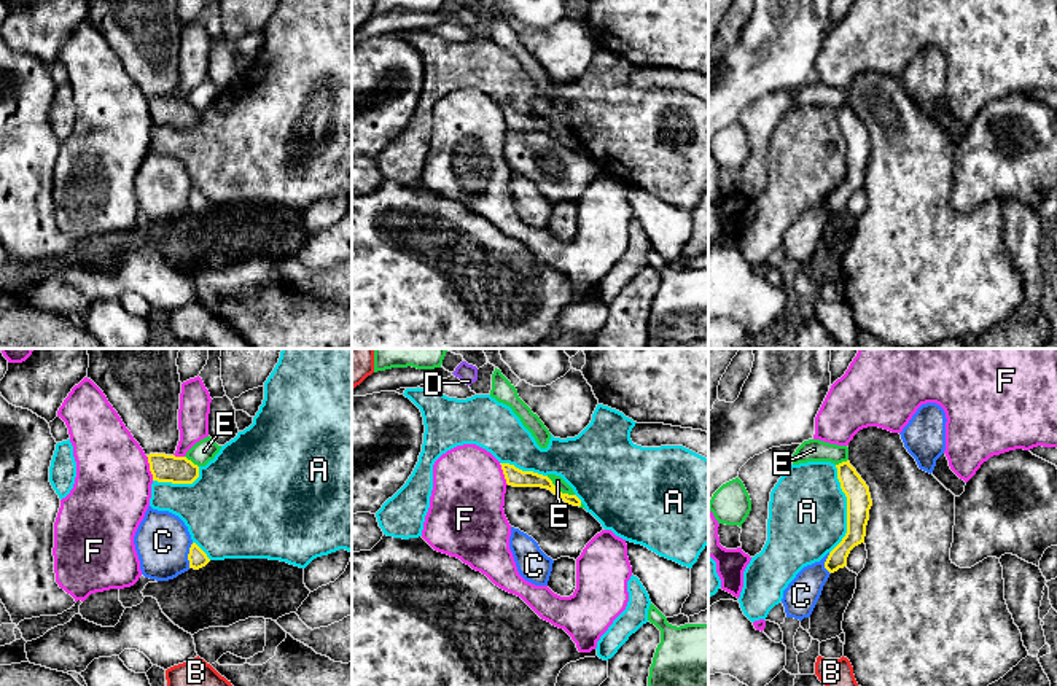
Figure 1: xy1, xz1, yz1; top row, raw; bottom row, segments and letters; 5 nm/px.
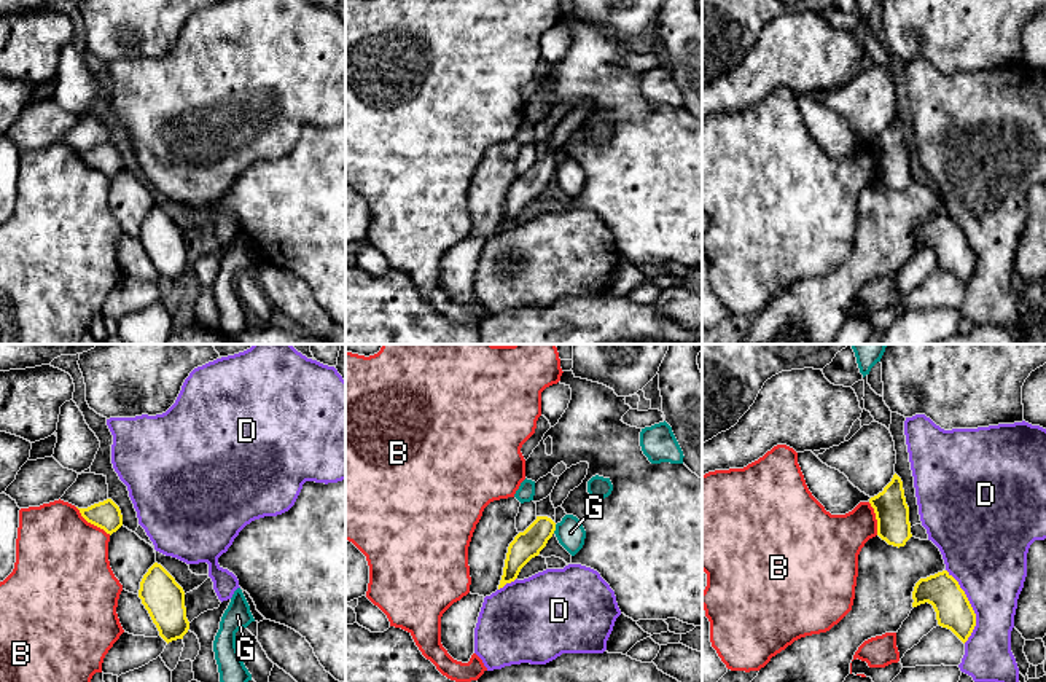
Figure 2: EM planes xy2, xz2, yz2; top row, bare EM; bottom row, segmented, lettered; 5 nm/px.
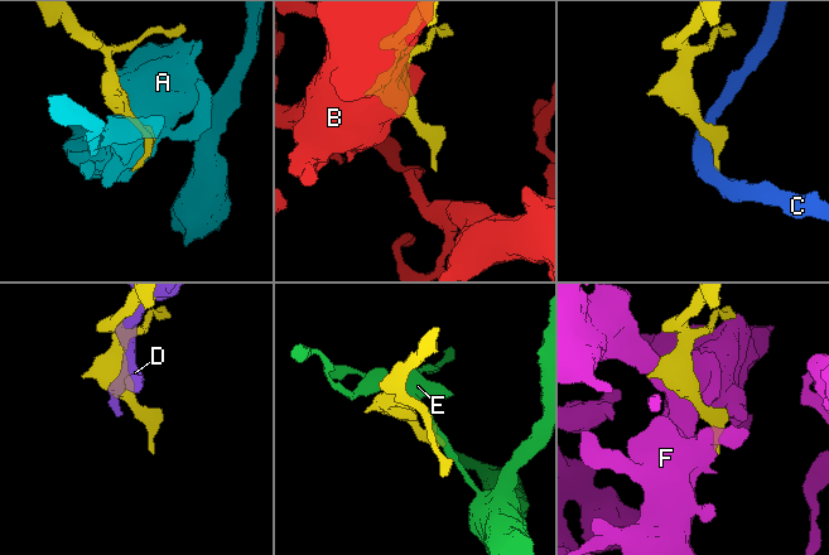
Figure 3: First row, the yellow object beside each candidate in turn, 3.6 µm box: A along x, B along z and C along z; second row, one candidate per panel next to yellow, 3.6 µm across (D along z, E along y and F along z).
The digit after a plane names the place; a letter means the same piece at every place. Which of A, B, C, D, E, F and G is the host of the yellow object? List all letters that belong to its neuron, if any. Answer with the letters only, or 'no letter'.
no letter

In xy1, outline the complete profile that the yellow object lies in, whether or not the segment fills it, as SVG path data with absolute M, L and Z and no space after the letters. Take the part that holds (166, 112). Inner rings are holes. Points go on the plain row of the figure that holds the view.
M150 97L148 107L153 124L172 127L193 127L199 121L199 110L186 100Z

